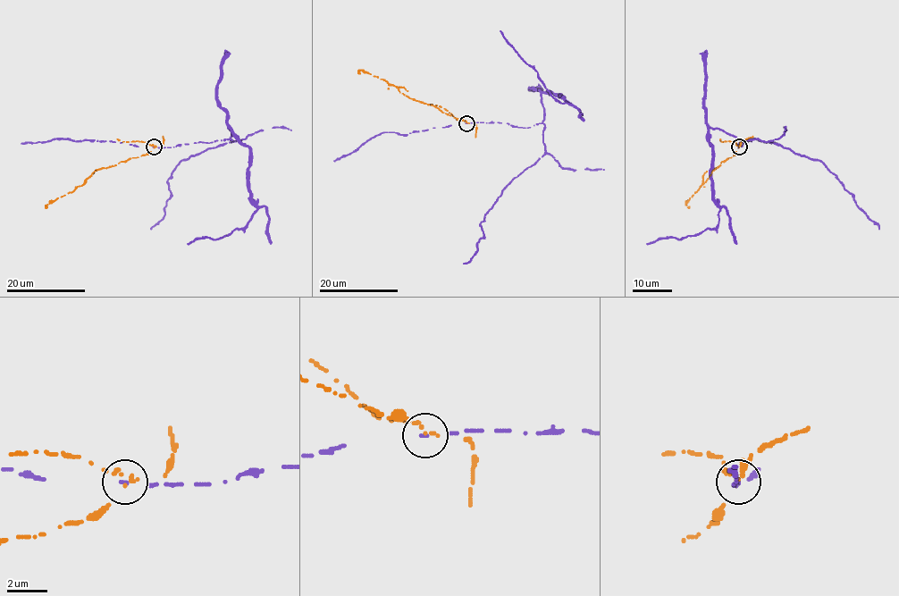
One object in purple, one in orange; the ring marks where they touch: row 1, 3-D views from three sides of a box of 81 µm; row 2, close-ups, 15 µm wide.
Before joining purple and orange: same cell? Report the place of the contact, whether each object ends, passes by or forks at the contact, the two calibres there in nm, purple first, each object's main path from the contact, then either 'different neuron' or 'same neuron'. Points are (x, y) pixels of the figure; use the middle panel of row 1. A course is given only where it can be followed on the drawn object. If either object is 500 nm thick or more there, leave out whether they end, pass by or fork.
(466, 123) | purple ends | orange ends | 130/160 nm | purple via (466, 123), (528, 128), (544, 119), (541, 94), (560, 96), (569, 104), (556, 99), (499, 30) | orange via (467, 123), (432, 105), (409, 98), (384, 79), (362, 70), (358, 71), (360, 74) | different neuron

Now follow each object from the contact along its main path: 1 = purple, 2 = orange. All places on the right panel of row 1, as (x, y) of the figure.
1: (739, 146), (743, 140), (709, 127), (711, 189), (720, 210), (715, 228), (646, 244)
2: (739, 146), (734, 155), (721, 161), (685, 204), (690, 207)

